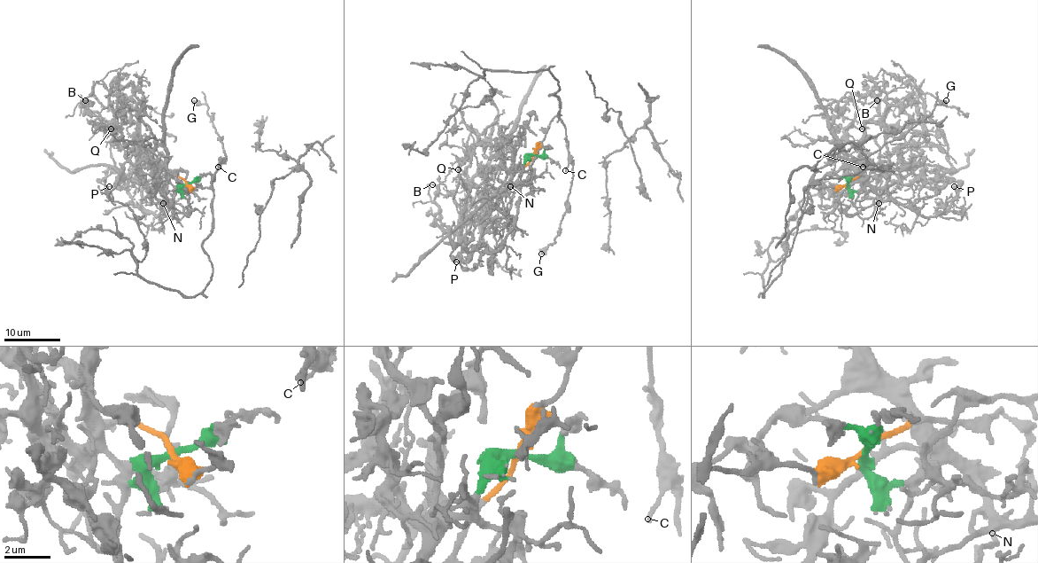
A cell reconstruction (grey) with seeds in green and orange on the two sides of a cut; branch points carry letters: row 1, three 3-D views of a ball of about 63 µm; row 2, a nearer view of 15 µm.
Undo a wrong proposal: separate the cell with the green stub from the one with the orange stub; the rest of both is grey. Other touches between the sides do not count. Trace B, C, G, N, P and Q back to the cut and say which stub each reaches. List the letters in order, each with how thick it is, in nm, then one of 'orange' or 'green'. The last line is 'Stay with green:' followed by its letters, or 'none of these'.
B: 130 nm | green
C: 160 nm | orange
G: 200 nm | orange
N: 200 nm | green
P: 340 nm | green
Q: 130 nm | green
Stay with green: B, N, P, Q

